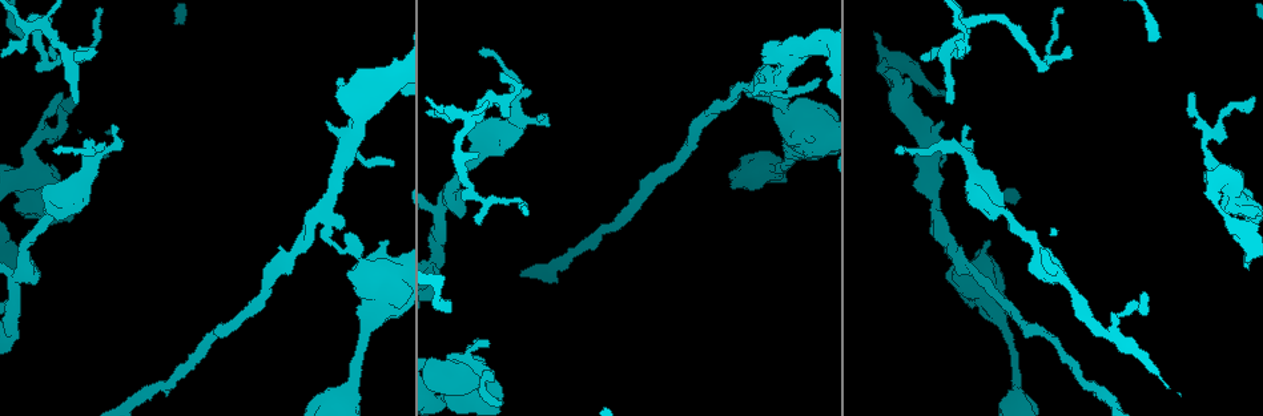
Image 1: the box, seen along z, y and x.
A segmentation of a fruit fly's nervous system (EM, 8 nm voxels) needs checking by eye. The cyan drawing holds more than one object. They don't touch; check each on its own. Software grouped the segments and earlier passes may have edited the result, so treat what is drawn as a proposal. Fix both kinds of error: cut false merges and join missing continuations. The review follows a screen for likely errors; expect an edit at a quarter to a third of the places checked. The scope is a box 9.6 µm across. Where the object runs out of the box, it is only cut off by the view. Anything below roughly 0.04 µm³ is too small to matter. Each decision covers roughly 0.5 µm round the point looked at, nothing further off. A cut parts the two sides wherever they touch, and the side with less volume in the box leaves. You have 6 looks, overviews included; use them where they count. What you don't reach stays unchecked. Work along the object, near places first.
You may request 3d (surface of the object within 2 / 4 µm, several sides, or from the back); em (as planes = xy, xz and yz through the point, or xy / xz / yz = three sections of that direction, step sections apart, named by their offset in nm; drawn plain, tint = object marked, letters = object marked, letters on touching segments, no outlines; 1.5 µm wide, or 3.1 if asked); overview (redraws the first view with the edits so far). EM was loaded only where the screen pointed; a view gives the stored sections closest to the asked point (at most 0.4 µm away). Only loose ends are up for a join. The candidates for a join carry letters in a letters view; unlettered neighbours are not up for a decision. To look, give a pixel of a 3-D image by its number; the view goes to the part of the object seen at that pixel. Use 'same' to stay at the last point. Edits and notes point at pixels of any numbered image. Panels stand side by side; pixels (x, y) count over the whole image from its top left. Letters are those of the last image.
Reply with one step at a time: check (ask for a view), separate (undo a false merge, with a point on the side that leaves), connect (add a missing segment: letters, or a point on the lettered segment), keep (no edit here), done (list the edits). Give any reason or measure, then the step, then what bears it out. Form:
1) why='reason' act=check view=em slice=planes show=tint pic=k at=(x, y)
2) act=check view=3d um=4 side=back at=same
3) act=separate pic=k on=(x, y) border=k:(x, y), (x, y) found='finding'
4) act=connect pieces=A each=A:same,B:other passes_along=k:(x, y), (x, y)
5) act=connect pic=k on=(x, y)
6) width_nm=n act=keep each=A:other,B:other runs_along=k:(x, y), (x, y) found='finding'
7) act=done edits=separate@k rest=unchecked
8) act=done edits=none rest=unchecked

act=check view=em slice=planes show=letters pic=1 at=(950, 102)

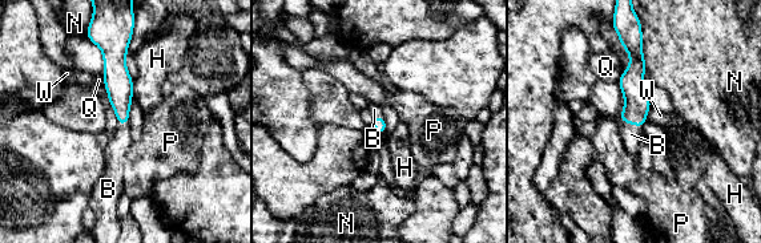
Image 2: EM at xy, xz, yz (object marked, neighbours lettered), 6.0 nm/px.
act=connect pieces=B each=B:same,H:other,N:other,P:other,Q:other,W:other passes_along=2:(636, 101), (631, 124), (631, 134) found='it goes on there'

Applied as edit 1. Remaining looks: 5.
act=check view=overview

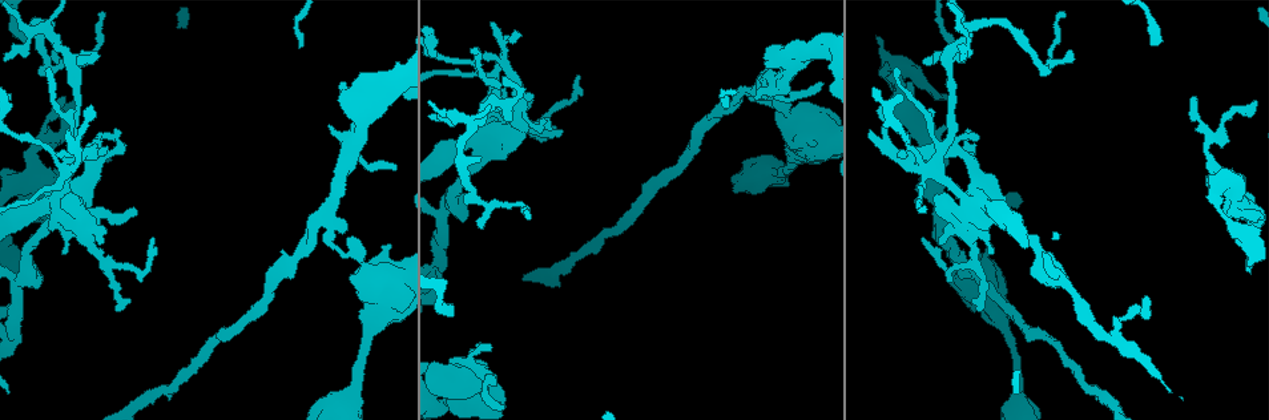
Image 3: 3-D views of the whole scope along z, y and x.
act=check view=em slice=planes show=tint pic=3 at=(64, 97)

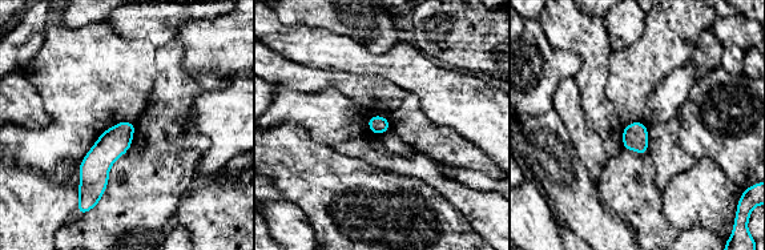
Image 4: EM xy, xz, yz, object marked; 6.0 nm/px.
act=check view=em slice=planes show=letters at=same

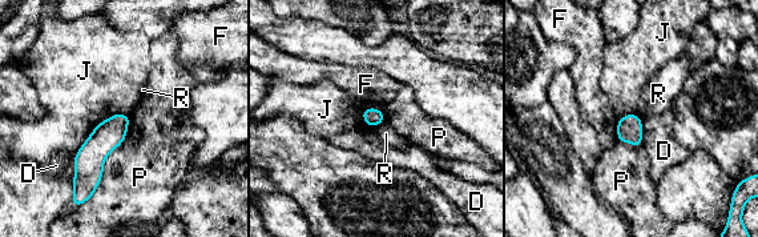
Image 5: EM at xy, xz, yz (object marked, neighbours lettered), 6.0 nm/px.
width_nm=110 act=keep each=D:other,F:other,J:other,P:other,R:other border=5:(129, 113), (101, 120), (75, 156) found='no lettered segment goes on from it'

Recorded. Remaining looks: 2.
act=done edits=connect@2 rest=unchecked

